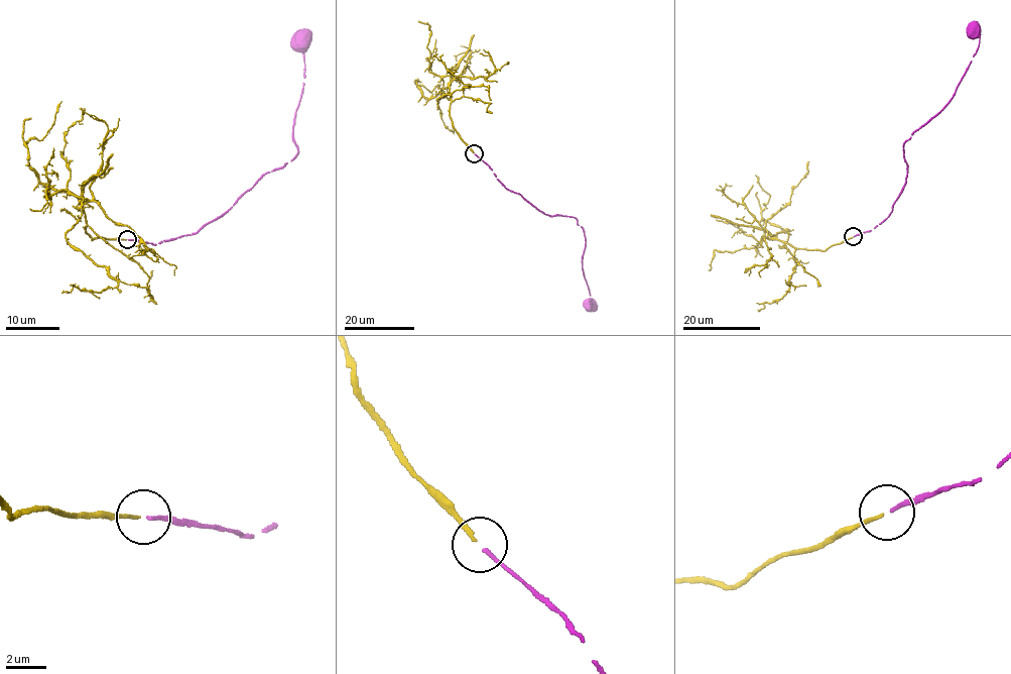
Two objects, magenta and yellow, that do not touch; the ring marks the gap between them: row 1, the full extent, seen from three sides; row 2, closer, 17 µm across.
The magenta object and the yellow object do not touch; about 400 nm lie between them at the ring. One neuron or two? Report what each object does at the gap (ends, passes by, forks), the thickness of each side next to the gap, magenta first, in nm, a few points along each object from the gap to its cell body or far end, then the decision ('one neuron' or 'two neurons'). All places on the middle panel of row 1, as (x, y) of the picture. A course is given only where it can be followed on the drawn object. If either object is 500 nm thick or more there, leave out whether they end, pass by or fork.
magenta ends | yellow ends | 170/170 nm | magenta via (475, 153), (506, 188), (520, 194), (537, 209), (574, 217), (585, 239), (584, 274), (591, 304) | yellow via (474, 152), (453, 125), (450, 89), (426, 98), (416, 80), (416, 84), (429, 92), (441, 84) | one neuron

